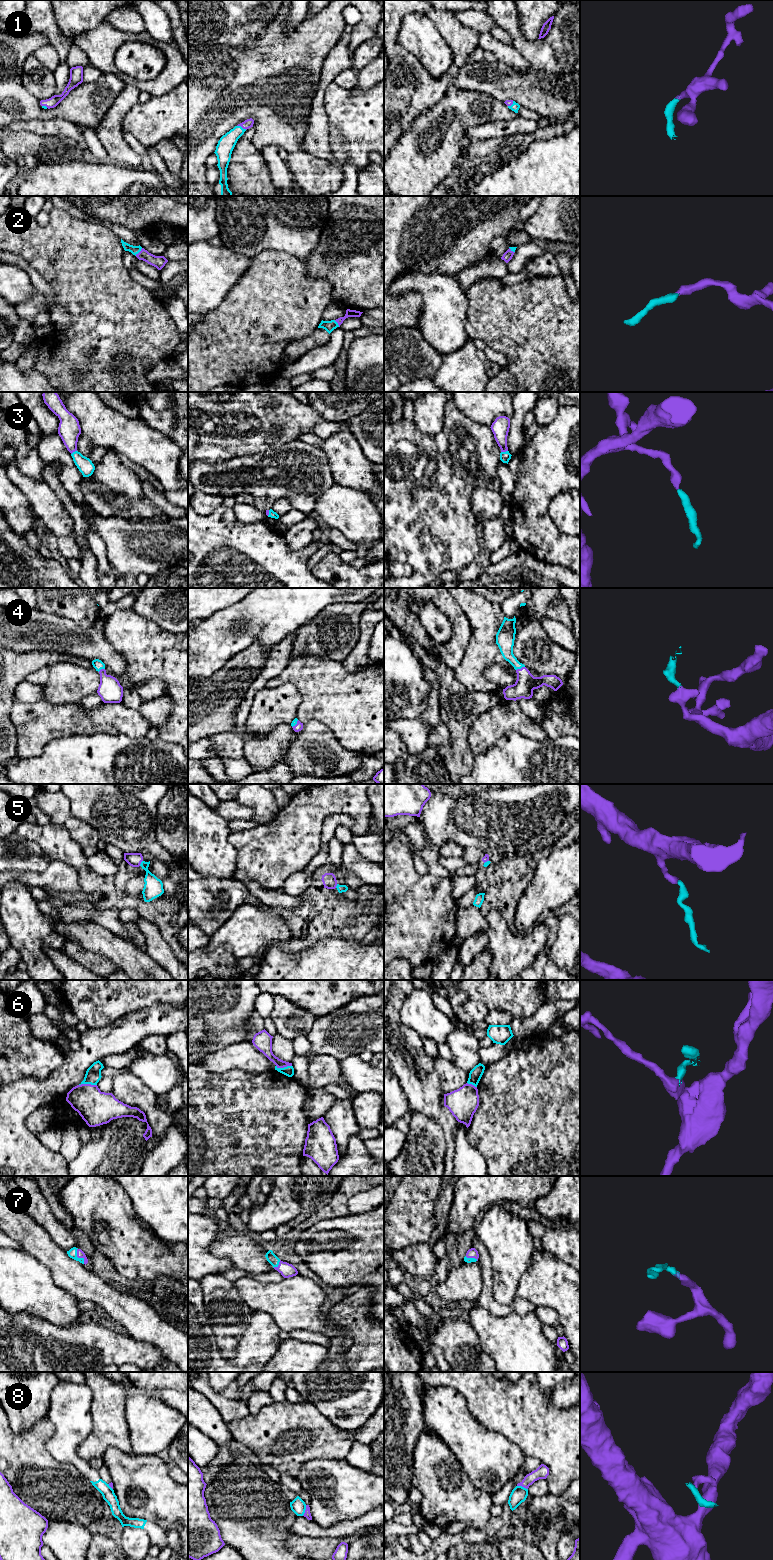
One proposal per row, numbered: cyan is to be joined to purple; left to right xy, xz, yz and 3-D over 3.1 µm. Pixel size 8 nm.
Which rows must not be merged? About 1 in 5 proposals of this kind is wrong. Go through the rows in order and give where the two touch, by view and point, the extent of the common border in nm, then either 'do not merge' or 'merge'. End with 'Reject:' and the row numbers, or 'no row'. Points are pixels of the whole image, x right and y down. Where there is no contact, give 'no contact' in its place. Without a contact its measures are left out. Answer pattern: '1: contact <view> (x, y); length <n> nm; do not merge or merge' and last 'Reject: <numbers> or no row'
1: contact xz (242, 127); length 90 nm; merge
2: contact xy (139, 252); length 90 nm; merge
3: contact yz (504, 451); length 60 nm; merge
4: contact yz (521, 668); length 80 nm; merge
5: contact xy (140, 863); length 50 nm; merge
6: contact xy (87, 1084); length 140 nm; do not merge
7: contact xy (78, 1257); length 140 nm; merge
8: contact xz (305, 1510); length 90 nm; do not merge
Reject: 6, 8

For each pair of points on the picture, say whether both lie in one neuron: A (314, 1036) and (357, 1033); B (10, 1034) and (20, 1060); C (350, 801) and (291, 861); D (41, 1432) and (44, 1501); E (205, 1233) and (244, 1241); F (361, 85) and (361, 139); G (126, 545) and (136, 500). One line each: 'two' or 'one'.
A: one
B: one
C: one
D: one
E: two
F: two
G: two

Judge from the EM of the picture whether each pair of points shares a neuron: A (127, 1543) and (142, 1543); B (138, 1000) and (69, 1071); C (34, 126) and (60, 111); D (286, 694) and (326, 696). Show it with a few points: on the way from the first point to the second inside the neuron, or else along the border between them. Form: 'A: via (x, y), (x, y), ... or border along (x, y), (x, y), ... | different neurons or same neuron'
A: via (131, 1543), (138, 1543) | same neuron
B: border along (145, 1007), (120, 1016), (110, 1024), (102, 1027) | different neurons
C: border along (69, 120), (54, 118), (23, 121) | different neurons
D: via (296, 694), (316, 694) | same neuron

